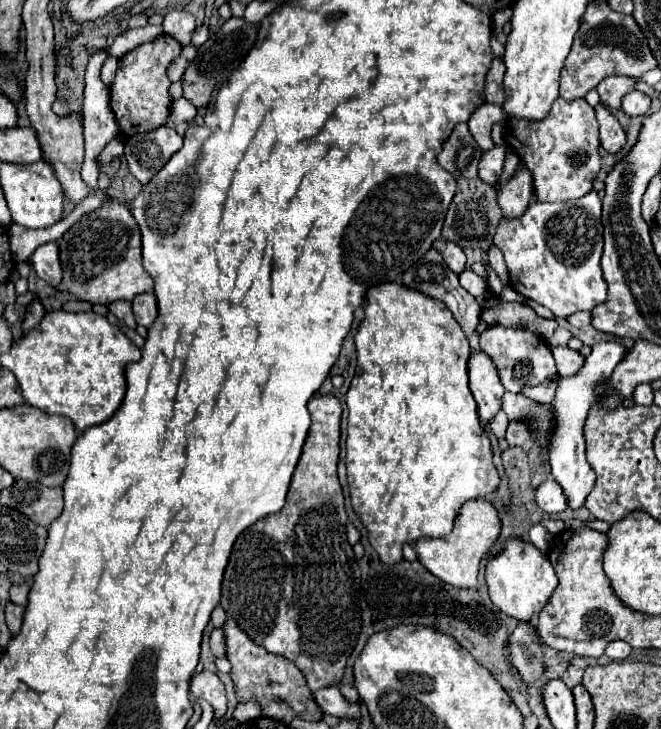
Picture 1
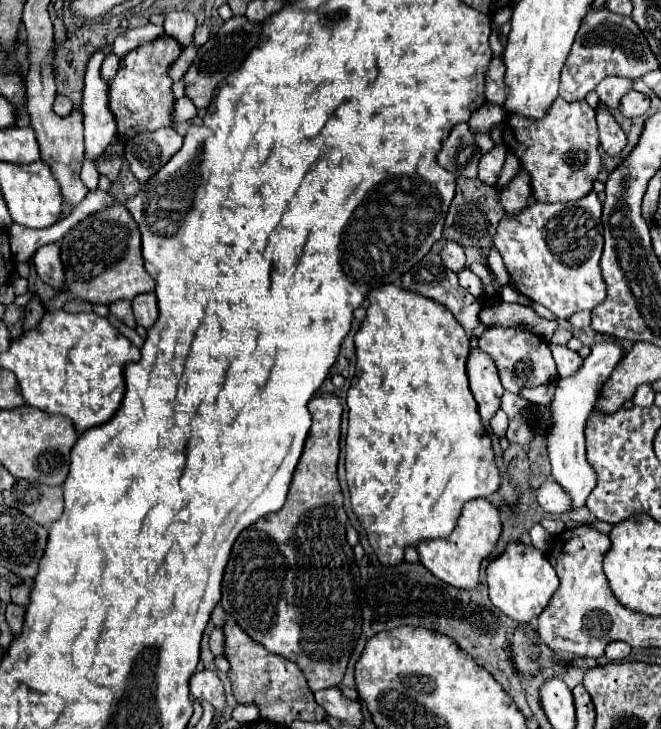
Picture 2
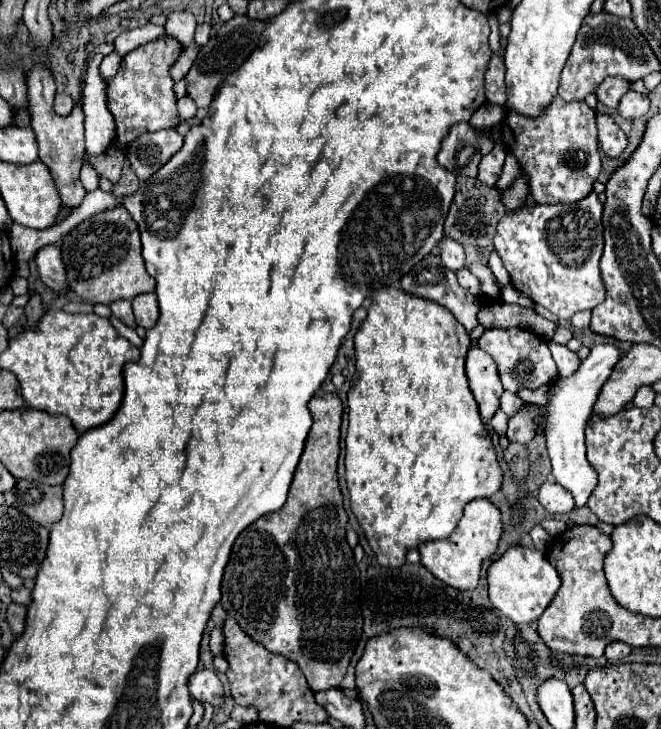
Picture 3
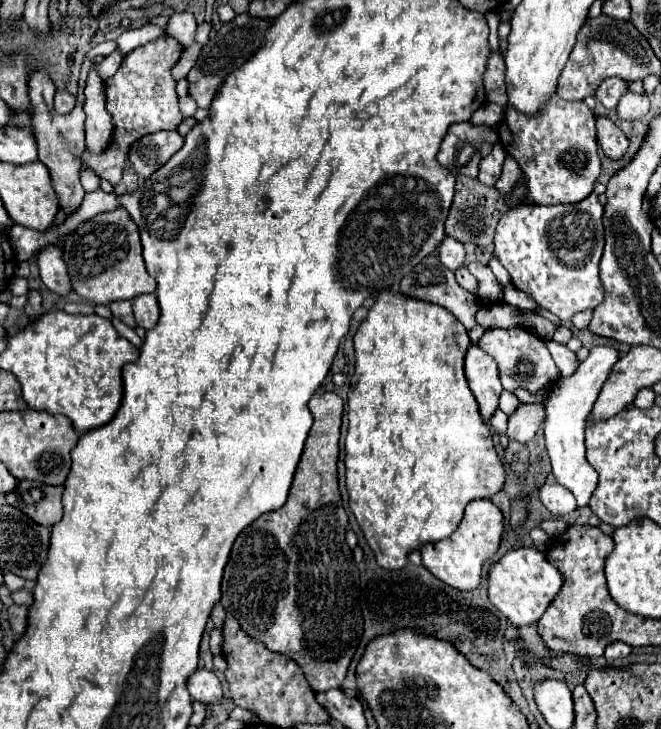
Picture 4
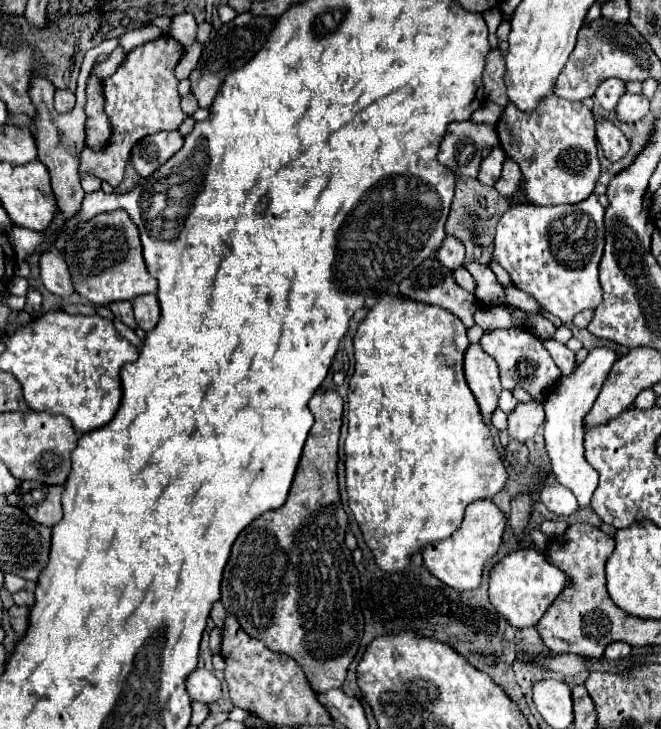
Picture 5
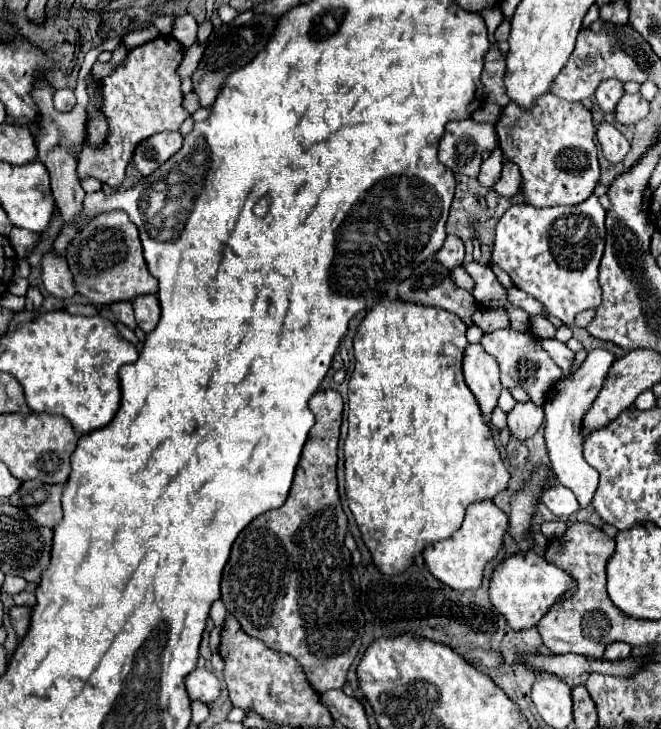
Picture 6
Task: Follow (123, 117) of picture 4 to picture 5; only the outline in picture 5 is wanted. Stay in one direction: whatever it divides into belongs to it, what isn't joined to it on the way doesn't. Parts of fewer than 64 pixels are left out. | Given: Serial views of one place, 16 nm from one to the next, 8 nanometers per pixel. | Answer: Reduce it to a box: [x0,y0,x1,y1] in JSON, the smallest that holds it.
[80,36,186,188]

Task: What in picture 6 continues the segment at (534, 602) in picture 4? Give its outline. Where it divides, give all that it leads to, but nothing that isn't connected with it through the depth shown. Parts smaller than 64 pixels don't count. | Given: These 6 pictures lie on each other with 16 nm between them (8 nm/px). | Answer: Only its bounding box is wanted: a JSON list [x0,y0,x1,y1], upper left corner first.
[490,550,574,630]

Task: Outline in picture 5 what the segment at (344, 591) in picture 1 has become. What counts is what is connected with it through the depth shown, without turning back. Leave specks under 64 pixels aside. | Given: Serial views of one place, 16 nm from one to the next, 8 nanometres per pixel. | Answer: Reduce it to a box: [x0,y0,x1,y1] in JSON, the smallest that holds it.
[222,390,364,692]

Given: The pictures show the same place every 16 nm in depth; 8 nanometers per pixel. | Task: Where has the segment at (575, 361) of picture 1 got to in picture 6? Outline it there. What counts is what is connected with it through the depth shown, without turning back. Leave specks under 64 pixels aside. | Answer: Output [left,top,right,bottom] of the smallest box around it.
[540,338,574,376]

